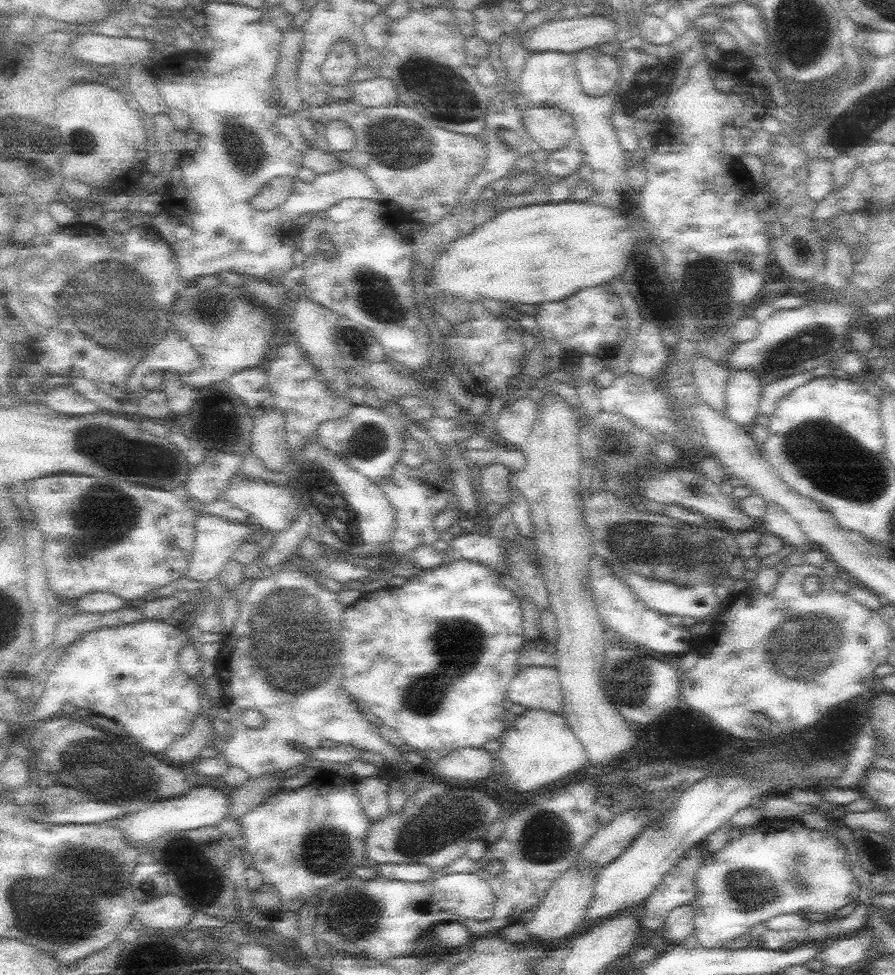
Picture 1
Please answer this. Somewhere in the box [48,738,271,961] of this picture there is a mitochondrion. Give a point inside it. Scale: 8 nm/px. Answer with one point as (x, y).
(65, 918)

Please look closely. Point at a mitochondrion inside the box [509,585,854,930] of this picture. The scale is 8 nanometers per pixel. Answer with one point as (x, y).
(802, 649)

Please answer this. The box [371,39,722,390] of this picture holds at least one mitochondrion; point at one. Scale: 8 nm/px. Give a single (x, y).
(436, 89)

